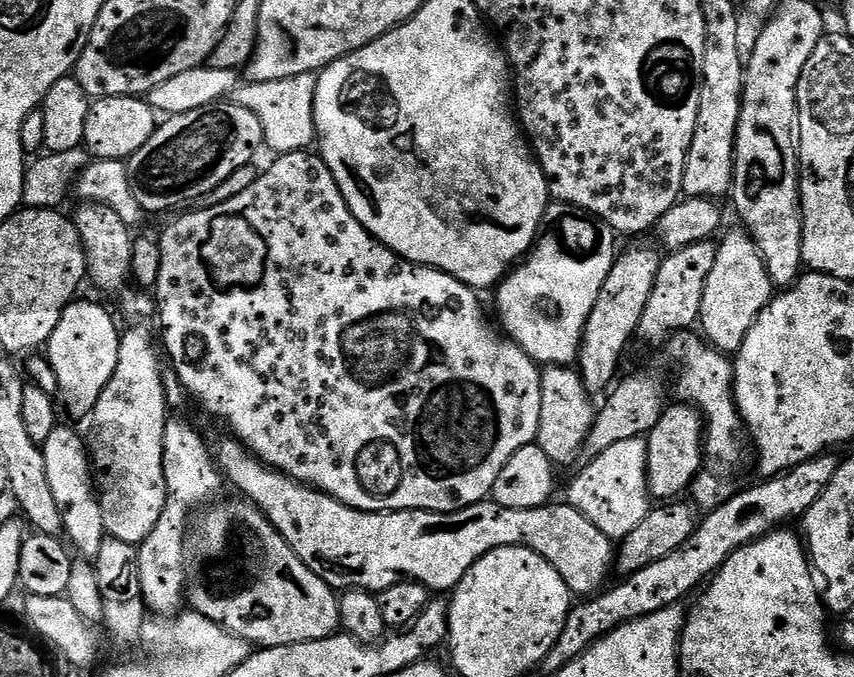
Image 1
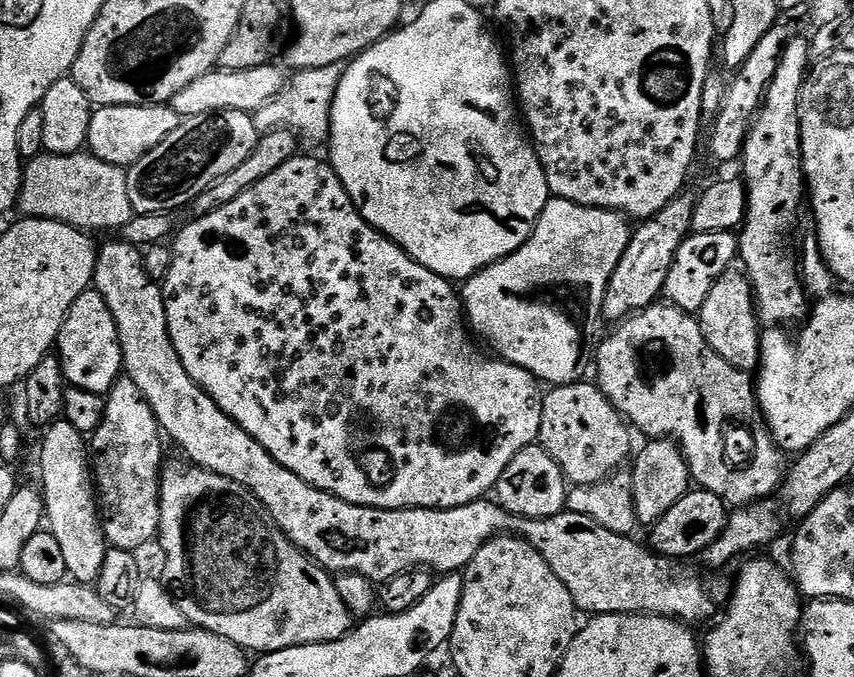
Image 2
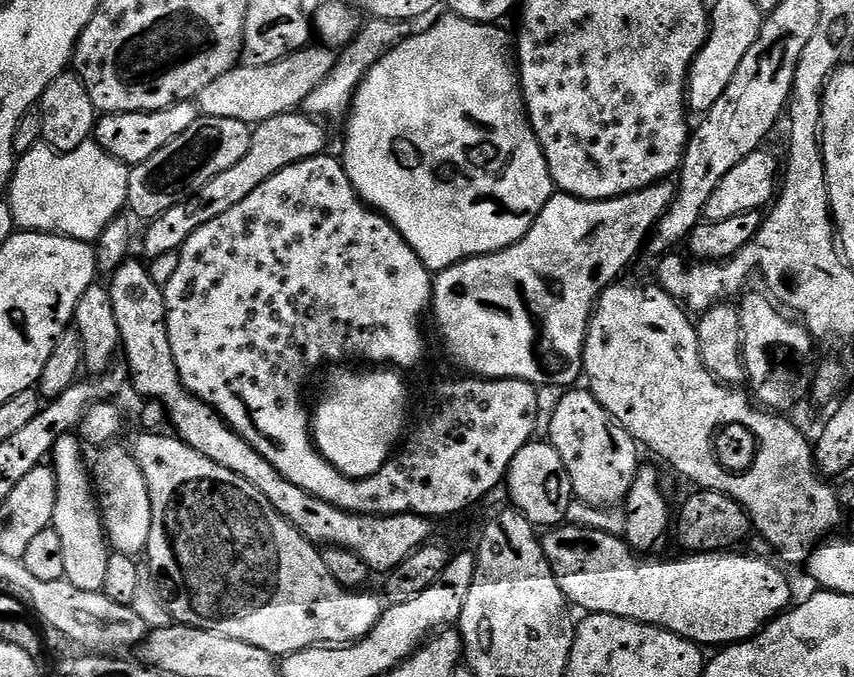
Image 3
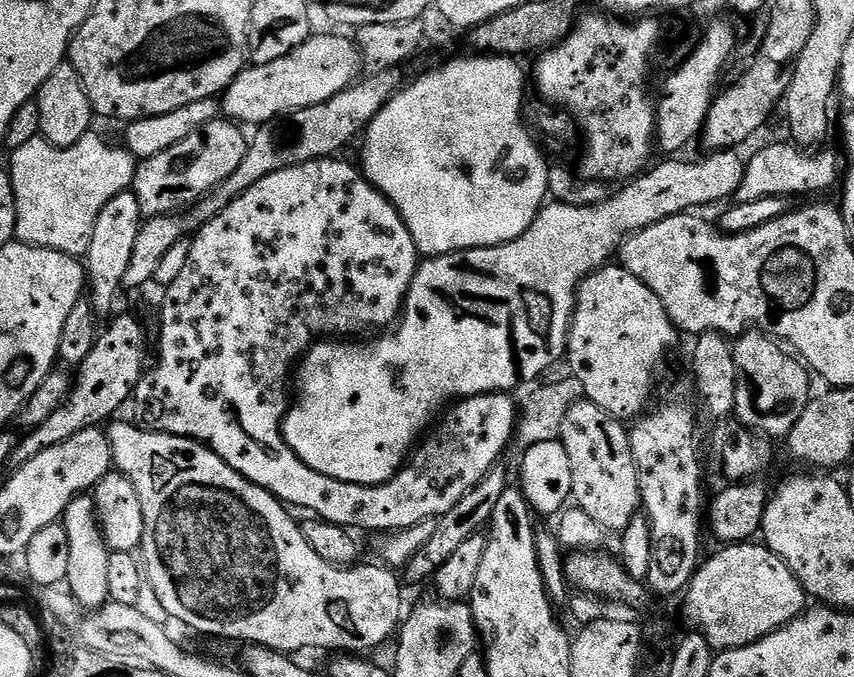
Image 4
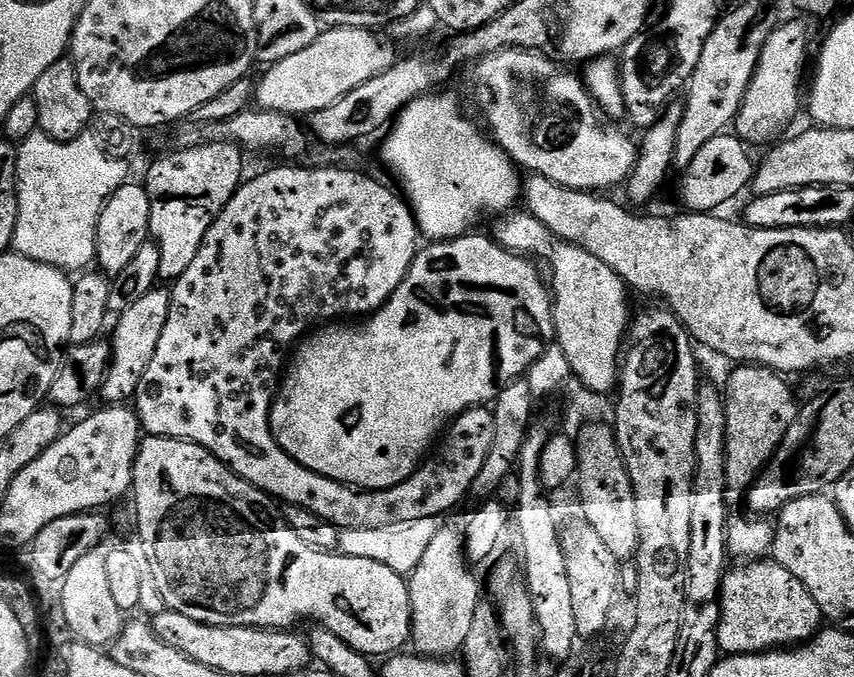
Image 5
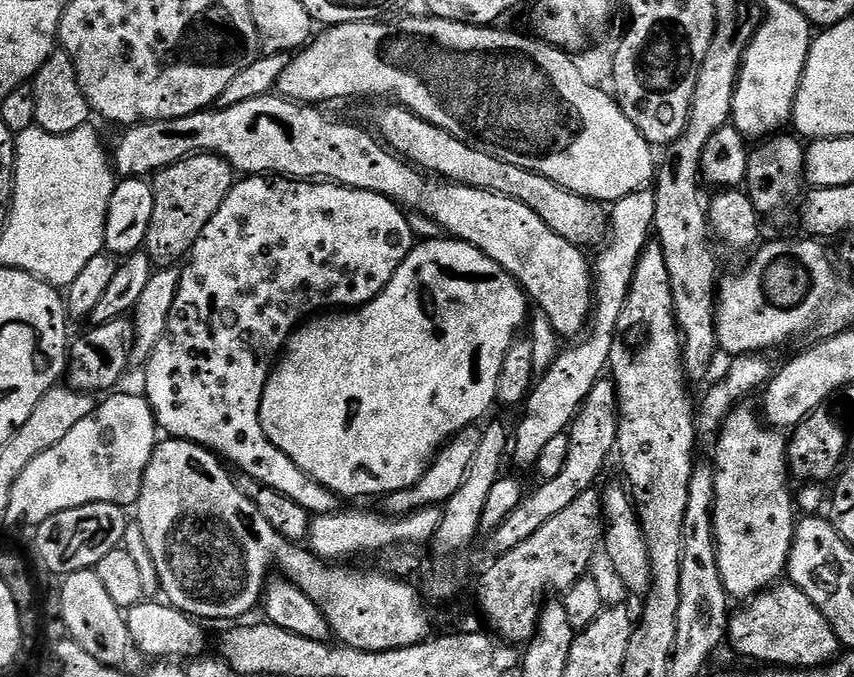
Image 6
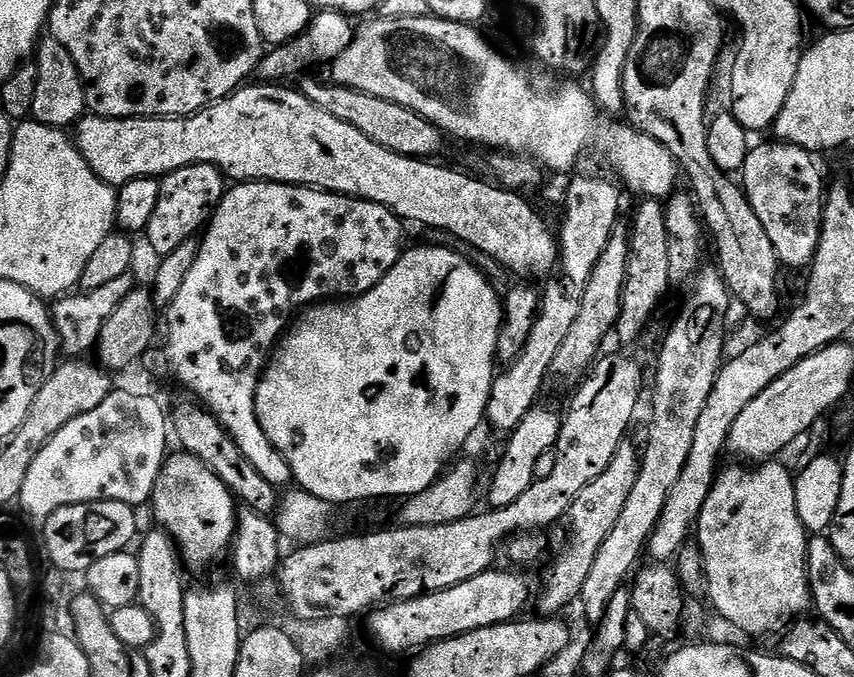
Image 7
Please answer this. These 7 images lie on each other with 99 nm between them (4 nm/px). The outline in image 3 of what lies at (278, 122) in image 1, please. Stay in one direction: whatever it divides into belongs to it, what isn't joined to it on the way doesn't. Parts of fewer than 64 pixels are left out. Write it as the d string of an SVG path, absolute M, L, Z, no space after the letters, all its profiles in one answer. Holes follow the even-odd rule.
M374 18L368 23L356 33L355 40L337 55L334 70L328 75L326 82L322 82L322 86L314 86L314 90L310 90L310 98L306 98L302 105L304 115L321 122L343 121L351 109L352 99L356 97L358 86L366 78L368 71L389 50L408 39L414 32L413 25L407 20L377 20Z

